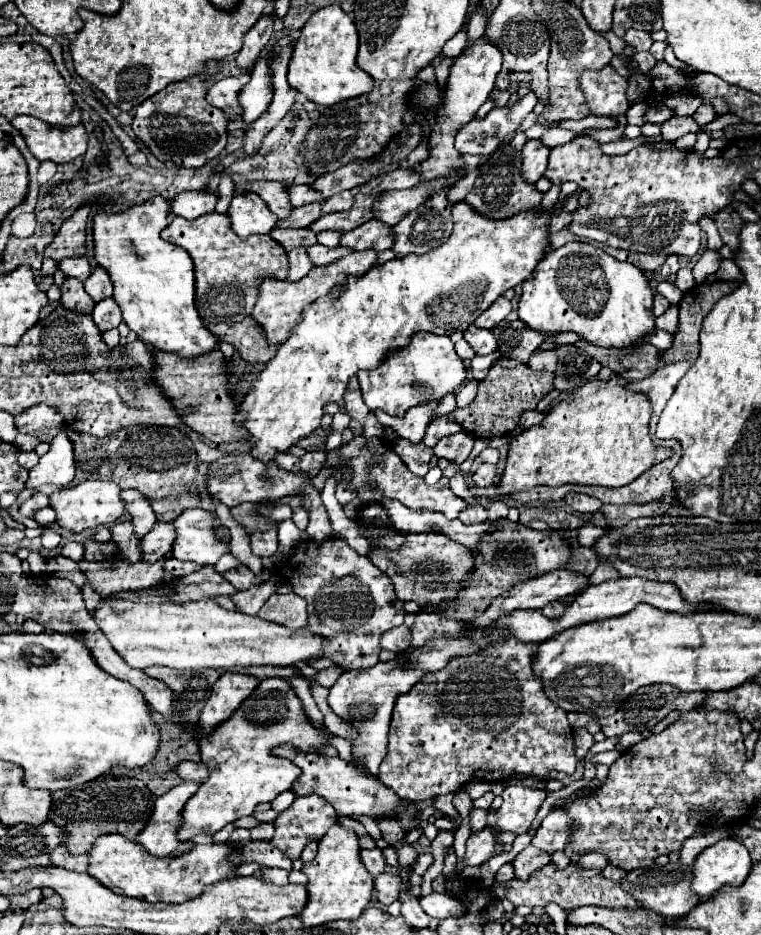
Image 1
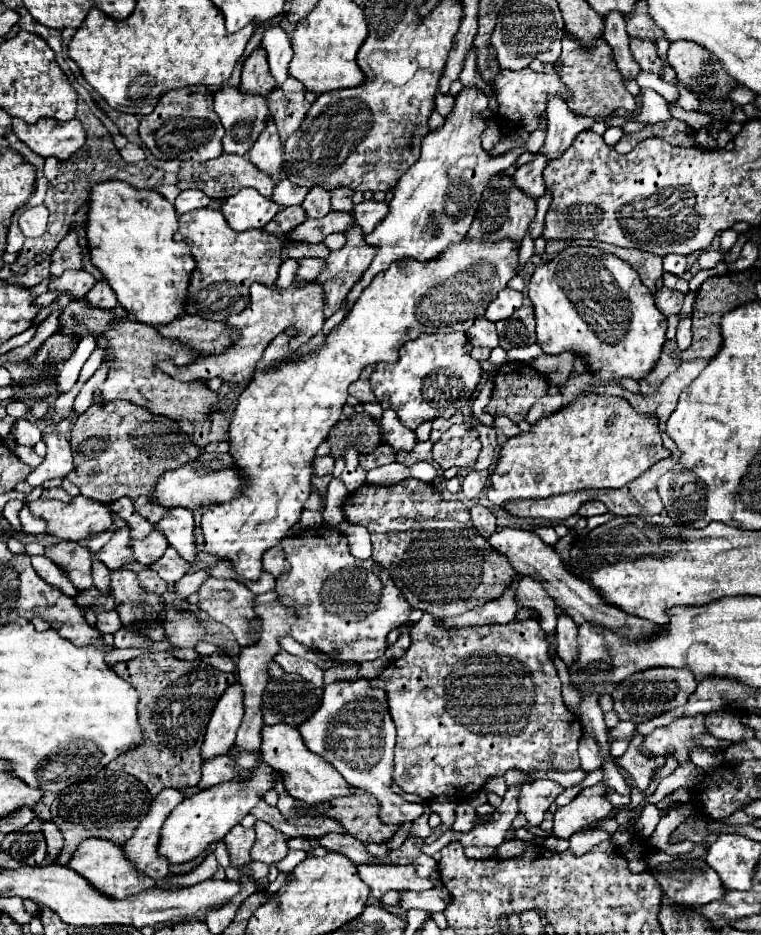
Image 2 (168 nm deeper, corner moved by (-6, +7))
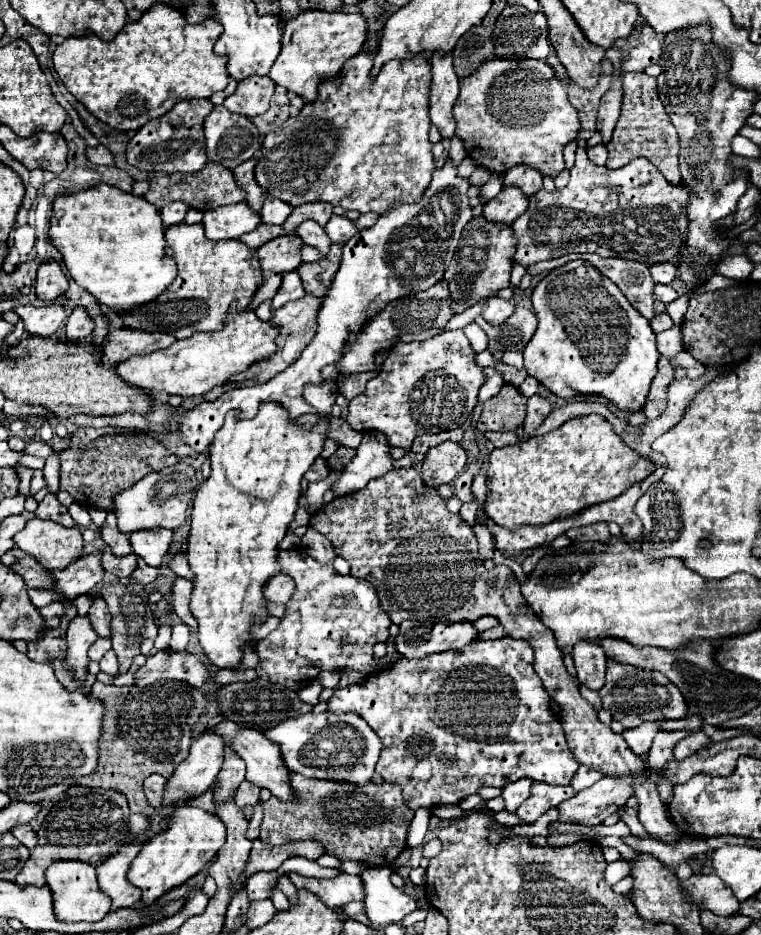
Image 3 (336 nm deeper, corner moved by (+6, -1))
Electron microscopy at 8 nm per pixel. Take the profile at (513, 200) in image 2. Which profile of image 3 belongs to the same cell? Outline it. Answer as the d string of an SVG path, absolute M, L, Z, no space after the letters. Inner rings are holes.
M484 217L472 219L464 227L462 243L464 245L456 251L450 267L444 273L444 281L452 291L452 301L454 301L452 311L456 315L486 297L498 295L500 289L506 289L510 285L512 251L516 251L514 239L512 239L512 227L502 223L490 223Z

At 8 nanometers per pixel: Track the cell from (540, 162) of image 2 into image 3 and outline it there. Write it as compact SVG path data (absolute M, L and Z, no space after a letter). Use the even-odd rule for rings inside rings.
M504 187L492 201L488 201L482 209L482 217L490 223L512 225L512 221L522 215L528 207L528 199L520 195L518 187Z

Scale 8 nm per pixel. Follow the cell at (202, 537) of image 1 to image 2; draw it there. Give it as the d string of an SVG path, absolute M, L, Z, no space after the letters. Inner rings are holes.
M174 507L170 513L156 523L162 529L170 547L178 551L186 561L196 561L196 539L194 539L194 515L188 507Z

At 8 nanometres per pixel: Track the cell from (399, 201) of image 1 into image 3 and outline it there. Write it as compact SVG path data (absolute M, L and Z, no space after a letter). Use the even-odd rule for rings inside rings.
M332 215L330 221L326 223L324 231L328 233L328 237L332 239L332 243L346 243L352 235L356 235L356 227L348 217L340 217L340 215Z

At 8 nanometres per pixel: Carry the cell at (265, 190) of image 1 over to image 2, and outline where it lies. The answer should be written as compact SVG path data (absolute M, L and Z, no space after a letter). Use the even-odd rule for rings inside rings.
M222 153L220 157L204 161L204 163L184 161L178 171L178 187L180 189L200 189L208 197L212 197L212 199L216 197L220 201L228 199L230 195L236 195L244 187L254 187L264 197L272 197L272 193L274 193L274 181L270 179L270 175L260 171L250 159L240 157L240 155L228 155L228 153Z

